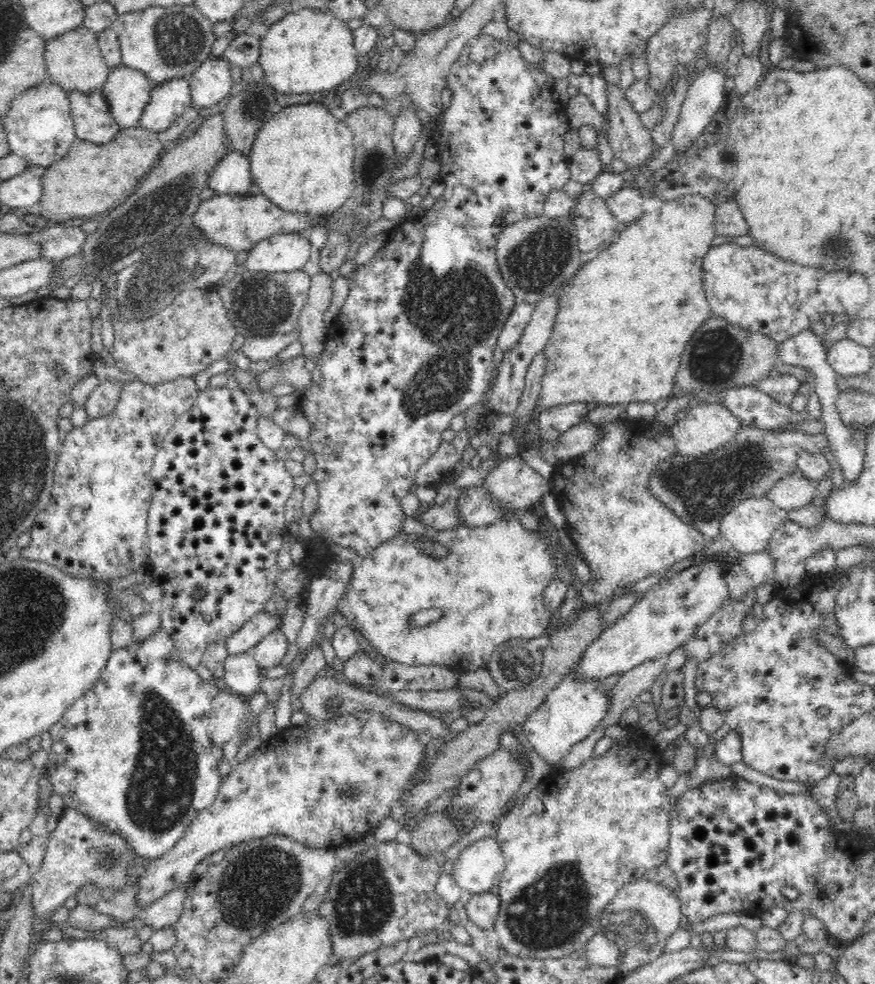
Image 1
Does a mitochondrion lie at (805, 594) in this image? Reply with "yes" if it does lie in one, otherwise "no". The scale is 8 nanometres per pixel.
no

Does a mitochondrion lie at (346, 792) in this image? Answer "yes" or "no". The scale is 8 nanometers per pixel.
yes

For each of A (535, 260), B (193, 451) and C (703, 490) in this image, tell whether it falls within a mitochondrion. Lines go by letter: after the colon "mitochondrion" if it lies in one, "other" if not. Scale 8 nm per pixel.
A: mitochondrion
B: other
C: mitochondrion

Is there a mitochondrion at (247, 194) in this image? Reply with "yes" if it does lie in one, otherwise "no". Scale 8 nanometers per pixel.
no

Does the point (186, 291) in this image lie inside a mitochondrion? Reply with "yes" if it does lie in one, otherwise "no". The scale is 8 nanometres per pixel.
yes

